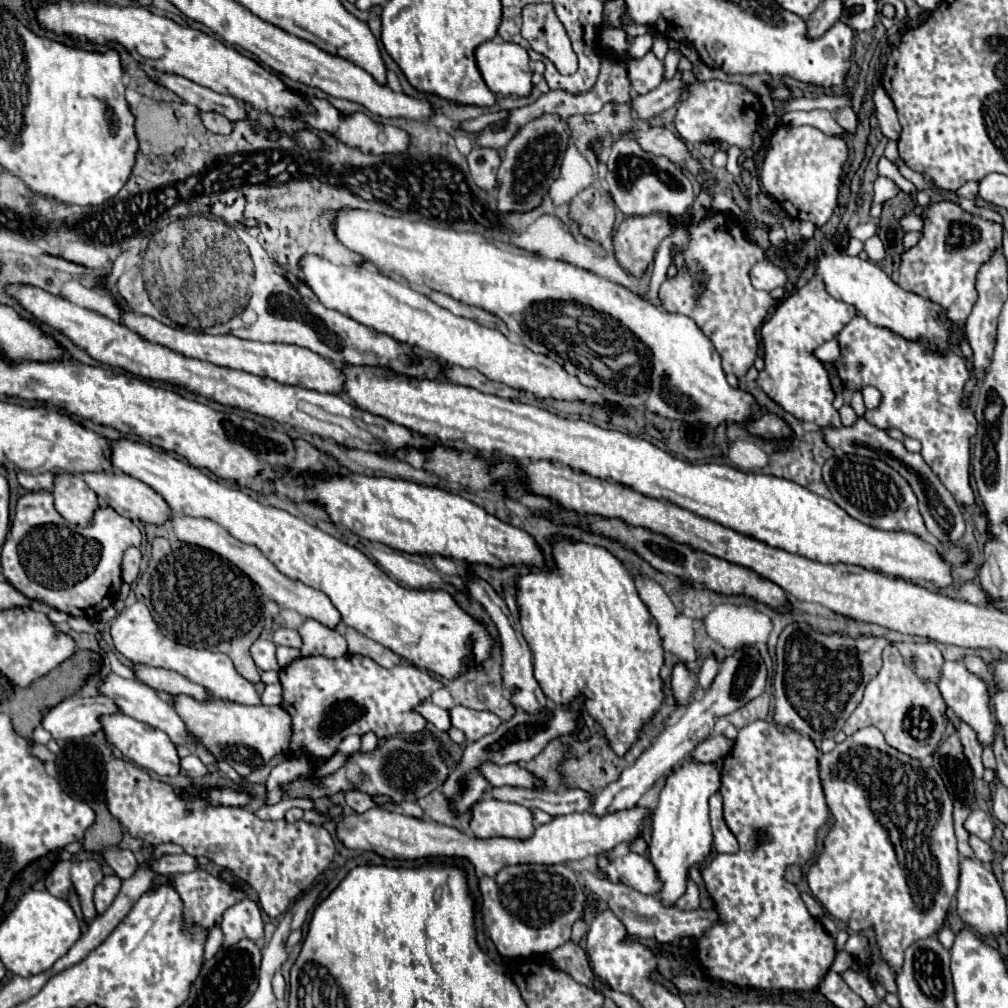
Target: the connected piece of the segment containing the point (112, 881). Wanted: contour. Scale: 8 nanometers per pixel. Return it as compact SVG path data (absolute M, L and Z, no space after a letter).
M104 876L104 880L96 886L96 892L94 892L94 904L96 904L96 910L98 914L102 914L116 898L116 894L120 892L120 878L118 876Z

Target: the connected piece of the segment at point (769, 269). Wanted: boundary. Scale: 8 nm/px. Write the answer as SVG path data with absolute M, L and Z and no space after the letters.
M764 258L752 266L750 280L756 290L770 292L770 290L786 284L786 272L780 266L772 264L768 258Z

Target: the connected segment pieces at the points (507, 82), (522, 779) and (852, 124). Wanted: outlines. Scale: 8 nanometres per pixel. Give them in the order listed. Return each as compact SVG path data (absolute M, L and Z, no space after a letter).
M484 42L476 48L476 64L496 96L530 96L532 70L528 52L512 42Z
M484 762L480 764L480 774L492 784L492 786L516 786L516 788L532 788L538 786L540 780L534 778L528 770L520 768L518 764L492 764Z
M850 106L836 110L836 112L834 112L834 118L836 118L836 122L838 122L846 132L854 132L854 130L856 130L856 114L854 114L854 110L852 110Z

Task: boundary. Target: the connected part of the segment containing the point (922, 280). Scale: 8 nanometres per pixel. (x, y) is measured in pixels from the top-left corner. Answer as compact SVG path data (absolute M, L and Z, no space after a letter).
M952 202L930 204L924 210L924 218L926 226L922 230L920 242L902 256L898 268L898 286L944 306L948 318L958 328L962 328L968 312L972 312L972 304L976 302L976 272L980 264L992 256L992 248L1002 242L1002 226L966 214Z

